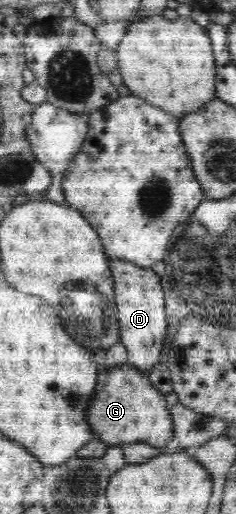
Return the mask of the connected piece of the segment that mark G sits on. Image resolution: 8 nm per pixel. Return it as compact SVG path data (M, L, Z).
M130 365L114 367L108 373L98 375L96 395L88 407L88 423L94 435L109 446L129 443L147 443L152 447L174 444L172 416L166 395L160 393L148 378L148 372Z

